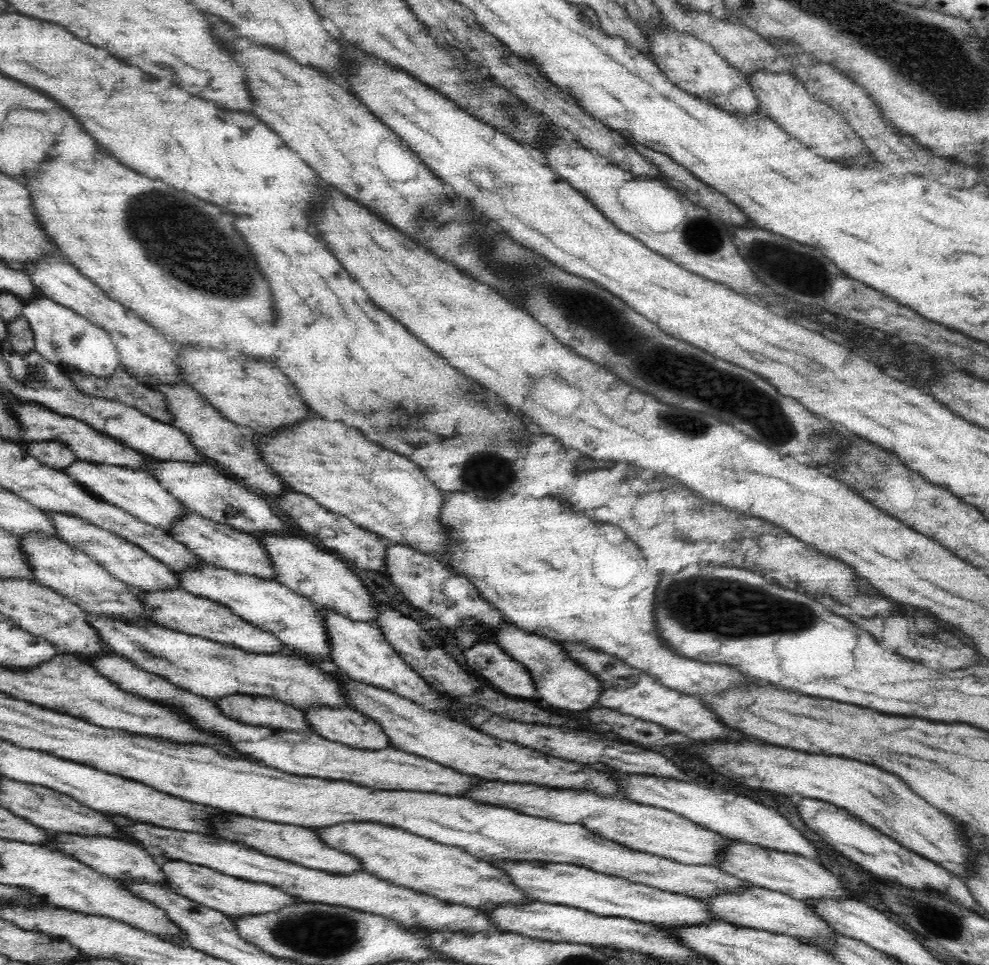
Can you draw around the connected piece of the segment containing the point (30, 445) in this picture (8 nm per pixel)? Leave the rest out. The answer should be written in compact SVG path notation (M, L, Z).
M32 442L24 443L28 455L38 460L45 467L64 472L73 462L76 462L74 453L66 445L58 442Z

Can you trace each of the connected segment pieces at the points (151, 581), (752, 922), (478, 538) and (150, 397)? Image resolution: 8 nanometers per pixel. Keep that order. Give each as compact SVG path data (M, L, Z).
M50 513L48 515L53 520L57 533L64 542L87 553L92 560L101 564L110 575L125 582L136 592L149 593L182 589L176 574L168 569L164 563L150 556L136 544L132 544L112 532L94 527L94 525L86 522L86 519L78 519L74 516L60 513Z
M752 887L743 893L722 893L704 902L710 906L710 911L716 917L726 923L794 937L800 942L808 942L820 948L826 943L835 943L835 936L840 935L824 919L820 919L820 916L814 913L814 909L808 903L765 888Z
M446 494L442 510L440 520L448 530L452 530L456 542L448 556L450 568L468 578L481 597L503 614L506 624L554 642L580 643L598 653L614 656L630 668L648 672L666 688L690 696L706 698L748 682L736 668L724 664L702 664L676 656L660 642L654 624L654 592L660 576L648 570L640 550L620 528L612 524L594 524L576 512L566 514L566 506L552 498L526 502L522 496L512 496L508 500L488 502L466 494Z
M122 366L118 367L112 375L104 378L90 374L82 374L80 371L74 369L74 367L66 368L65 372L70 381L74 383L74 387L86 396L120 401L129 407L138 409L138 411L143 412L146 416L152 417L154 420L163 422L163 424L174 424L173 416L167 407L167 400L164 394L136 382L134 378L128 375L128 372L126 372L126 369Z

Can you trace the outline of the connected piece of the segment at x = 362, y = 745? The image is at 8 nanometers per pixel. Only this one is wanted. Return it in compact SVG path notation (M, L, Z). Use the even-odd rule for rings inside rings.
M312 707L304 713L315 733L333 743L370 751L394 749L383 728L361 712L348 708Z

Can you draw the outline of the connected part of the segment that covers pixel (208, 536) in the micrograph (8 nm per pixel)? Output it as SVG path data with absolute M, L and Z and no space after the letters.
M188 508L185 510L185 517L181 521L176 521L168 533L178 542L185 544L186 548L202 559L204 563L237 574L276 581L274 565L271 563L269 554L258 536L240 532L226 524L218 524L216 521L190 511Z

